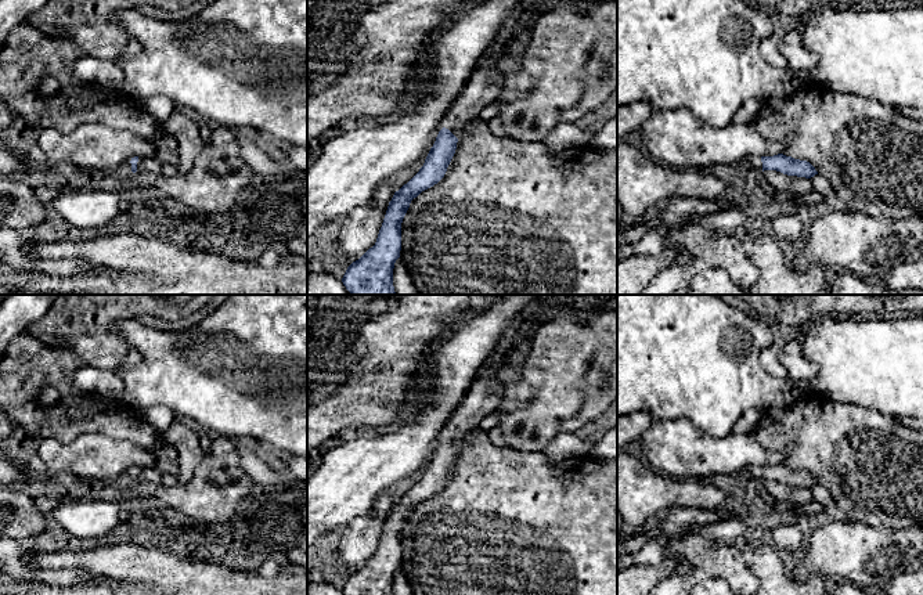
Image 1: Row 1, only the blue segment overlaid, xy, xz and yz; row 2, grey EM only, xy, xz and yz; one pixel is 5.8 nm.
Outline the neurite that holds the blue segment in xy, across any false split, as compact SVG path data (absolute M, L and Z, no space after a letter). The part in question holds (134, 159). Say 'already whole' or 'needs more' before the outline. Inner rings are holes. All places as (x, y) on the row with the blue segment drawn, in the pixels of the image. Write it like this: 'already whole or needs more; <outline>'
needs more; M134 156L129 159L126 163L126 170L133 172L133 173L143 172L147 176L158 174L161 169L162 169L162 163L156 161L154 156L151 158Z

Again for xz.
needs more; M504 54L488 55L472 72L462 93L446 112L439 134L423 166L389 202L376 242L353 262L342 282L351 295L396 295L393 268L401 250L401 223L410 203L422 191L437 184L446 174L455 154L458 138L484 107L498 98L501 80L498 62Z

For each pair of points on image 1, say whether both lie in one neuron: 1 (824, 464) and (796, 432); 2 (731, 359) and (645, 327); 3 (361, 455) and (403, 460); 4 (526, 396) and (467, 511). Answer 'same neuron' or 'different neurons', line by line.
1: same neuron
2: same neuron
3: same neuron
4: different neurons

